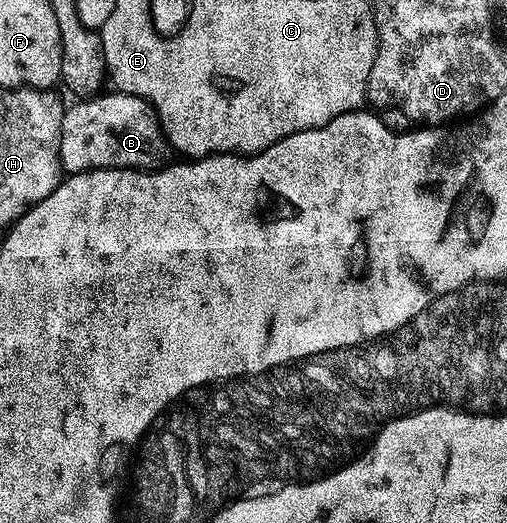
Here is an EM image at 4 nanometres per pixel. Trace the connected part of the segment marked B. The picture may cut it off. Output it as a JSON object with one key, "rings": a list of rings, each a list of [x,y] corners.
{"rings":[[[116,90],[110,93],[110,96],[98,94],[92,98],[81,98],[73,102],[77,104],[70,103],[66,107],[59,142],[61,167],[66,173],[91,172],[95,168],[156,170],[166,163],[165,155],[170,155],[171,149],[153,106],[146,104],[141,96],[128,96],[125,92]]]}

